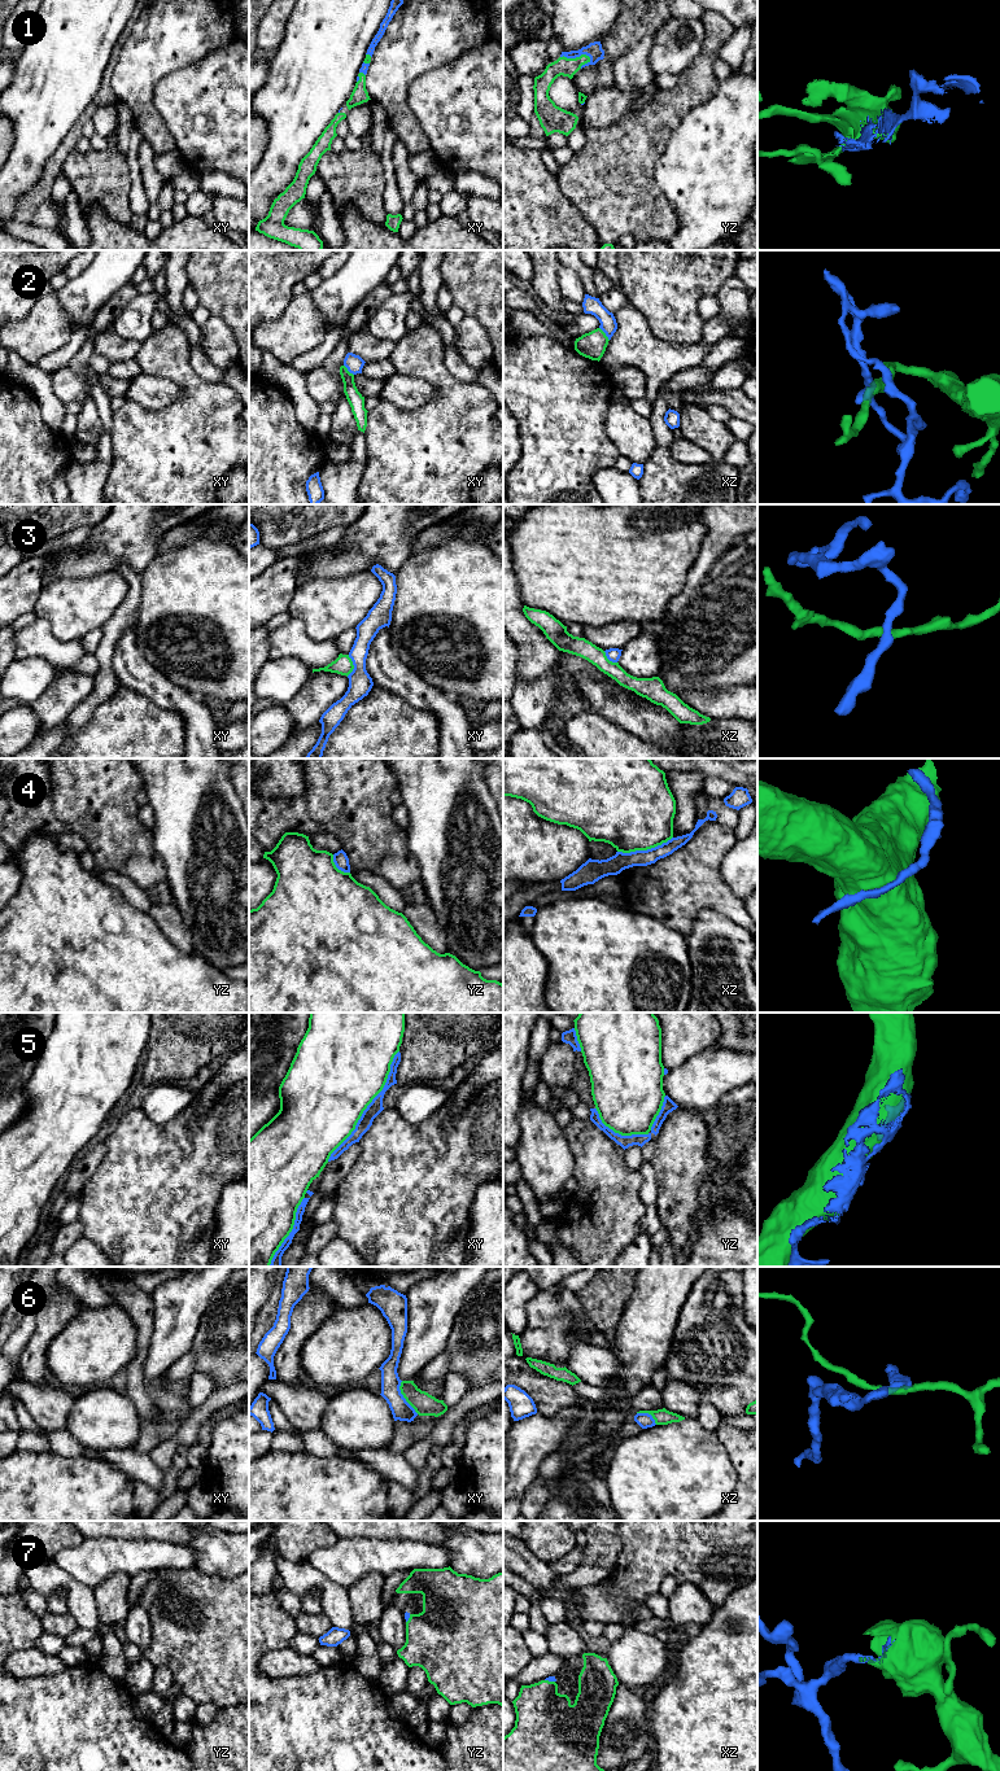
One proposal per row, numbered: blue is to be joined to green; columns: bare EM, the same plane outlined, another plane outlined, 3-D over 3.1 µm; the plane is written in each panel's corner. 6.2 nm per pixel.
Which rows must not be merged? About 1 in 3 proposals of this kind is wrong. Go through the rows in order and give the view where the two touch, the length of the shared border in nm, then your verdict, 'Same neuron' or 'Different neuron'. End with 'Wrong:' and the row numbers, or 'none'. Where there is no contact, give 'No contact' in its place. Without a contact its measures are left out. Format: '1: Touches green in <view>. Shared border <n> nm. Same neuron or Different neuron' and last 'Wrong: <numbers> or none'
1: Touches green in yz. Shared border 190 nm. Same neuron
2: Touches green in xz. Shared border 110 nm. Different neuron
3: Touches green in xy. Shared border 140 nm. Different neuron
4: Touches green in xz. Shared border 360 nm. Same neuron
5: Touches green in xy. Shared border 800 nm. Different neuron
6: Touches green in xy. Shared border 240 nm. Different neuron
7: Touches green in xz. Shared border 70 nm. Same neuron
Wrong: 2, 3, 5, 6

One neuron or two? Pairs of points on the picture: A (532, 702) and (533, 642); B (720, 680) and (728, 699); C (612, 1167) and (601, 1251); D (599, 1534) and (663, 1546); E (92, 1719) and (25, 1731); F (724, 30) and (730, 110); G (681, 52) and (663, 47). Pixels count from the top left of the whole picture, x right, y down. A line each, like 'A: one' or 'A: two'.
A: two
B: two
C: one
D: two
E: one
F: two
G: one

